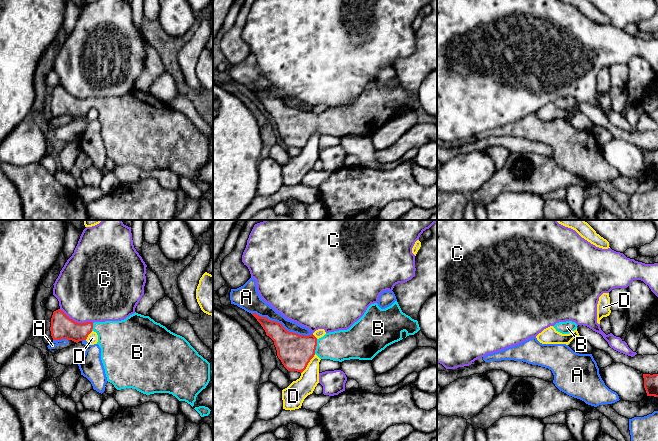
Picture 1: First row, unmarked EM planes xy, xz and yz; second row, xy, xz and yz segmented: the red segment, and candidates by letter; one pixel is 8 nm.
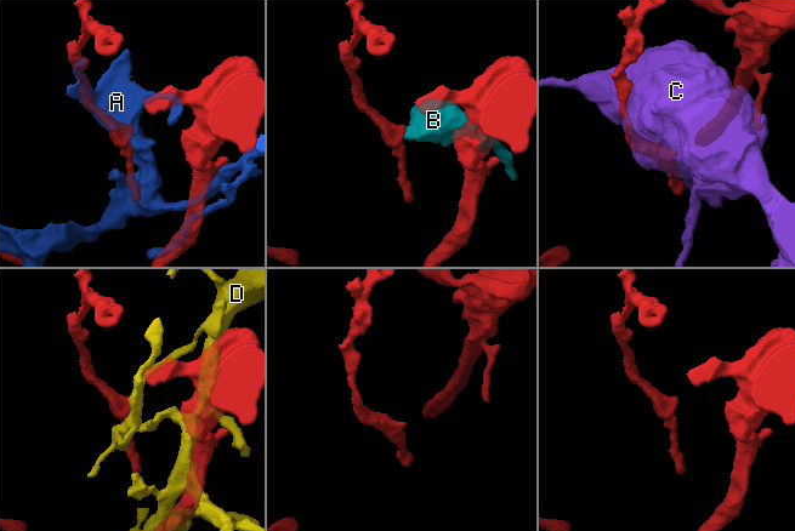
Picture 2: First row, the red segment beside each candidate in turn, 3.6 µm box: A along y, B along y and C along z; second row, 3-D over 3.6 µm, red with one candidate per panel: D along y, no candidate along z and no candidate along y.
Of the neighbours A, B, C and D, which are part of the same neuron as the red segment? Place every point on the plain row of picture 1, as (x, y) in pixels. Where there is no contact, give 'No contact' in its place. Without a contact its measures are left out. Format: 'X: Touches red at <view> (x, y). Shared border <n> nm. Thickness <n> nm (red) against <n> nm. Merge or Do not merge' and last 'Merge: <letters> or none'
A: Touches red at xz (282, 101). Shared border 500 nm. Thickness 280 nm (red) against 120 nm. Do not merge
B: Touches red at xz (316, 121). Shared border 120 nm. Thickness 280 nm (red) against 240 nm. Merge
C: Touches red at xy (76, 98). Shared border 300 nm. Thickness 190 nm (red) against 460 nm. Do not merge
D: Touches red at xz (307, 140). Shared border 200 nm. Thickness 280 nm (red) against 170 nm. Do not merge
Merge: B

